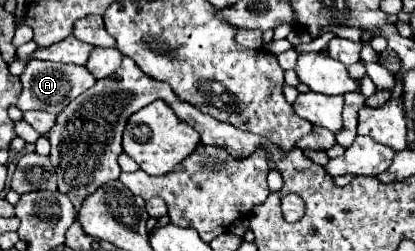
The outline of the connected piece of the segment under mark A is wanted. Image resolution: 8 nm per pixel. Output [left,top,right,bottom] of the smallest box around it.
[18,60,94,114]

